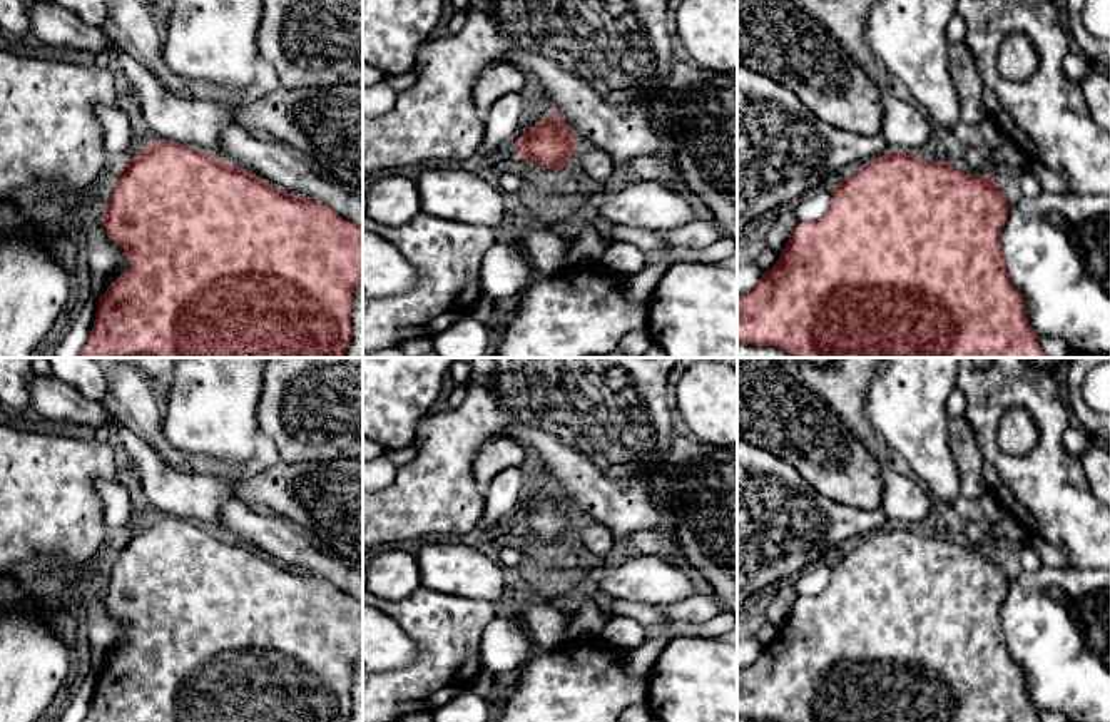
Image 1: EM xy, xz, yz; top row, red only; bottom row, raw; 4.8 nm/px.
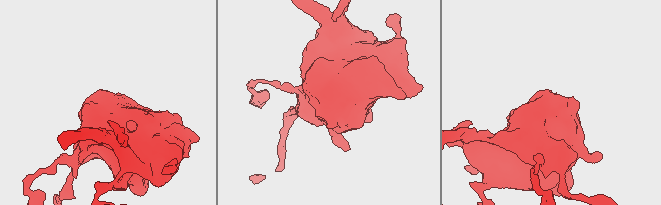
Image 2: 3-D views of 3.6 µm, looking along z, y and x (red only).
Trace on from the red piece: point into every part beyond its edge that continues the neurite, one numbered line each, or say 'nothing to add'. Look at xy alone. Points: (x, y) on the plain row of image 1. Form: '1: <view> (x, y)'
1: xy (199, 498)

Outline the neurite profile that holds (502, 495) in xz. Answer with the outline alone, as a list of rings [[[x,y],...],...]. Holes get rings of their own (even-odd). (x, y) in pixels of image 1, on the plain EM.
[[[530,466],[510,468],[500,471],[486,488],[486,515],[478,528],[495,530],[510,523],[517,515],[517,503],[525,485]]]

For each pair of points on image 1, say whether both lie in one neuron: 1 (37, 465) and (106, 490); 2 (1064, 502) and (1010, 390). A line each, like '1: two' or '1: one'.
1: two
2: one

